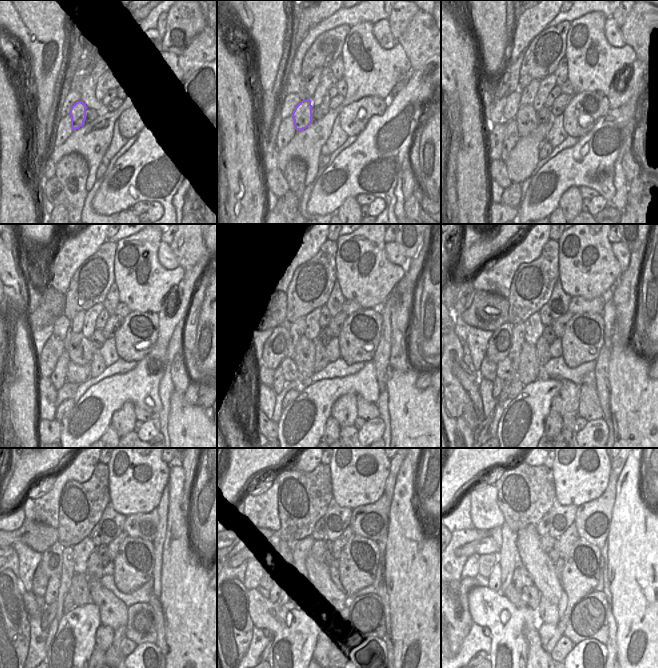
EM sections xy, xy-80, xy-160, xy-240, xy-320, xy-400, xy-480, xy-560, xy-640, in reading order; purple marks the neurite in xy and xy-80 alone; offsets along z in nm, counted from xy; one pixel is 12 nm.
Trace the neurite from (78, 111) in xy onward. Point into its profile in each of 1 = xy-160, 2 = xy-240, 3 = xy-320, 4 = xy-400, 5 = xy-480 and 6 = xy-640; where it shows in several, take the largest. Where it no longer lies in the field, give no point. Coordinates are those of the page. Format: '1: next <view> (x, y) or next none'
1: next xy-160 (526, 121)
2: next xy-240 (80, 350)
3: next xy-320 (304, 356)
4: next xy-400 (528, 369)
5: next xy-480 (79, 584)
6: next xy-640 (531, 596)

